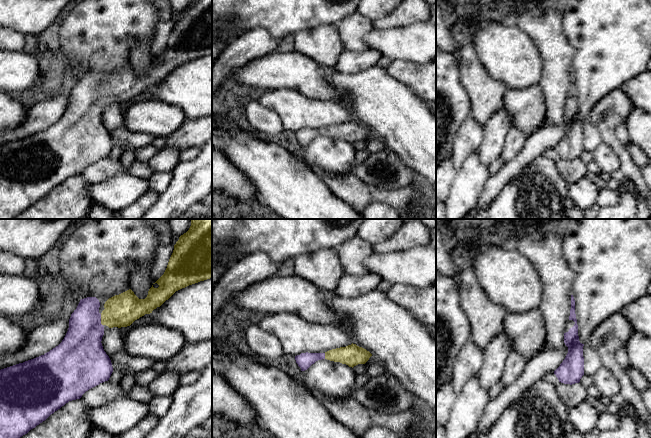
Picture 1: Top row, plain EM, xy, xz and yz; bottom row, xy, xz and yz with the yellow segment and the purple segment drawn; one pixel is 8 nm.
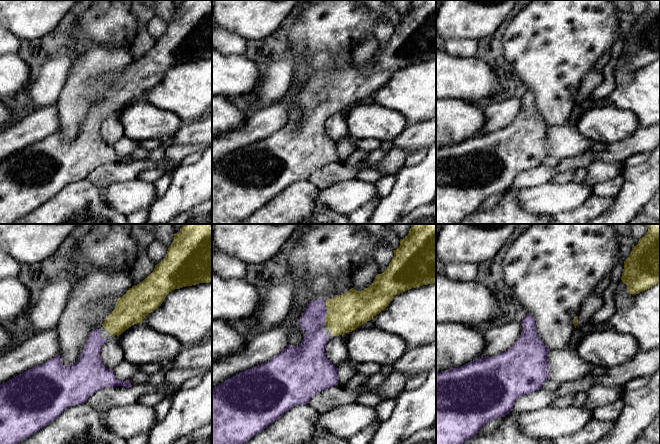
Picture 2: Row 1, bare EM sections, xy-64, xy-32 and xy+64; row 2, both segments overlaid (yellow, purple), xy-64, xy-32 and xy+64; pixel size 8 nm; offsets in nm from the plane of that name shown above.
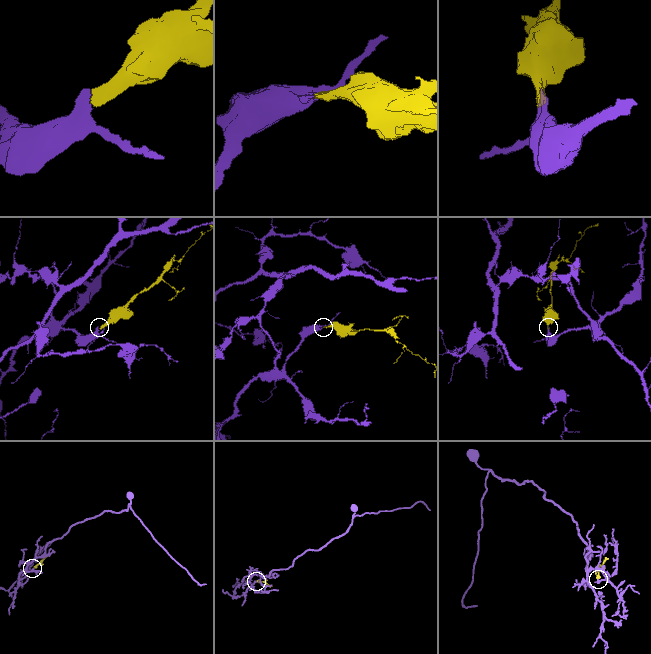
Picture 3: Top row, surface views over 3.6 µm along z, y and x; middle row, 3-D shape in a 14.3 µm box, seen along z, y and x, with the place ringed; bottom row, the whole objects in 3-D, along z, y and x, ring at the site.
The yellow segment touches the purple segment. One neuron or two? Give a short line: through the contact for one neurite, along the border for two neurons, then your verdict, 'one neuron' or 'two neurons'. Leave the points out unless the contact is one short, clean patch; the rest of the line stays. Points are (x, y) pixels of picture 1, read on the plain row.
line xy (121, 86), (101, 96), (84, 113), (82, 120); one neuron

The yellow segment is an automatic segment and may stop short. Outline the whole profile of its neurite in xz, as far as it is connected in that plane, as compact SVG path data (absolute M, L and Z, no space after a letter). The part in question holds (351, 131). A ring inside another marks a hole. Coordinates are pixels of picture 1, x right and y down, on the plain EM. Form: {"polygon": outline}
{"polygon": "M352 119L346 123L332 125L325 129L301 129L295 132L295 136L301 147L305 147L316 137L322 135L340 138L353 144L358 140L365 140L371 132L372 130L369 127Z"}

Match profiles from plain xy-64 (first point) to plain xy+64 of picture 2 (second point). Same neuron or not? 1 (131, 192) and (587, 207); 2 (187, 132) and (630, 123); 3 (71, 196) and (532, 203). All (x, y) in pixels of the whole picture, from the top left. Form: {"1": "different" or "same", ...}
{"1": "different", "2": "different", "3": "different"}

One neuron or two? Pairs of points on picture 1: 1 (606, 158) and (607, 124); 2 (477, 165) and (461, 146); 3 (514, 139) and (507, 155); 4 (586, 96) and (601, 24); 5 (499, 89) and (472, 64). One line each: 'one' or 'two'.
1: two
2: two
3: one
4: one
5: one

